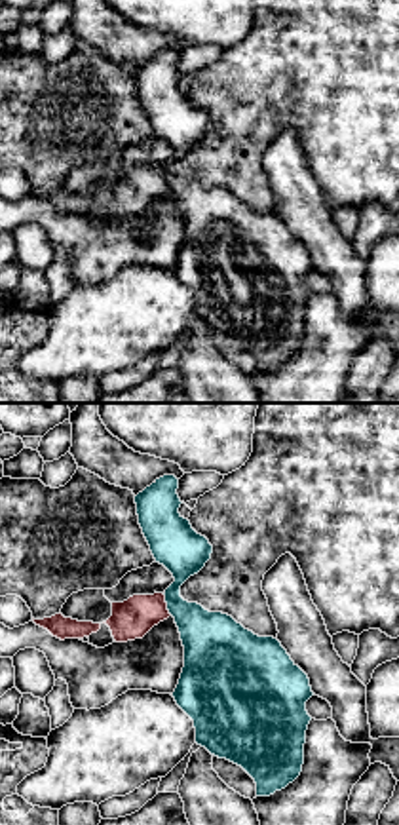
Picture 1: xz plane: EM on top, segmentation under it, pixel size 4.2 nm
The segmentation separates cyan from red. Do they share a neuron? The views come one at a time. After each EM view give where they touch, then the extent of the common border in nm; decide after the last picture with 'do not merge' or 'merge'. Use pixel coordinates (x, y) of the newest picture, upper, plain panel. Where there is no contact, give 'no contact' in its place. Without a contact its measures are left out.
meets cyan at (168, 179); contact 100 nm long

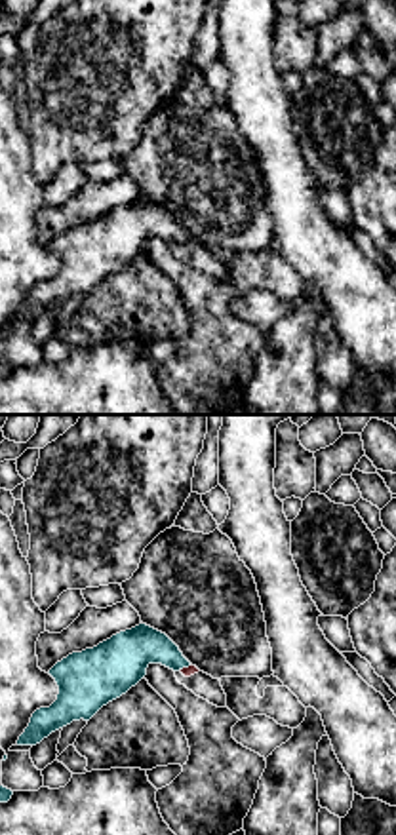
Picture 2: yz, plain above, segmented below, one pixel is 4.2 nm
meets cyan at (183, 240); contact 70 nm long

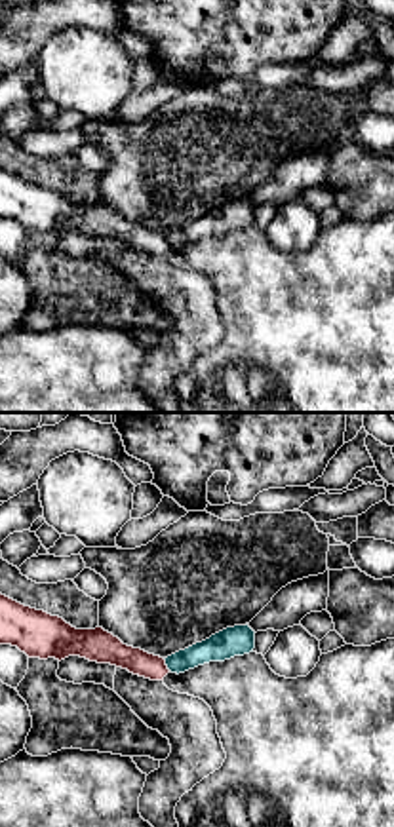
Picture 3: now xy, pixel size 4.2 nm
meets cyan at (166, 238); contact 70 nm long

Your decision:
do not merge

